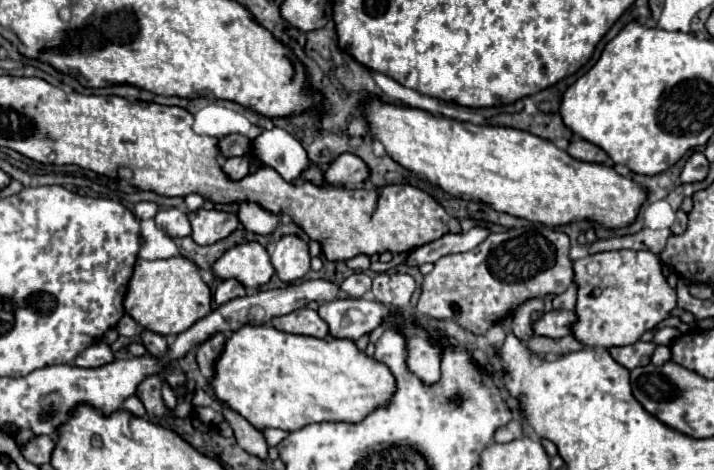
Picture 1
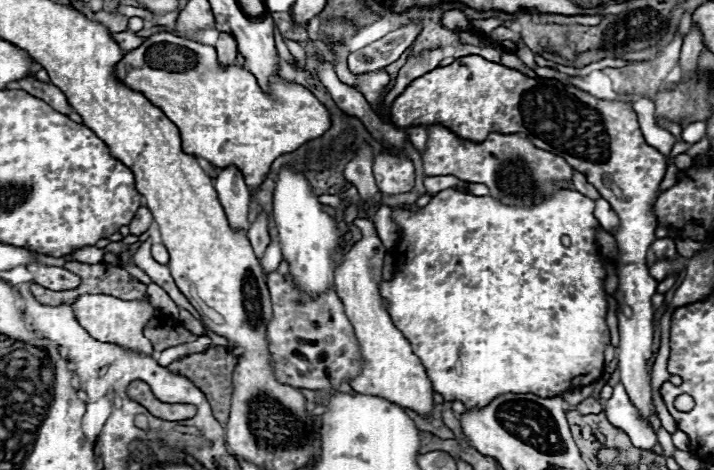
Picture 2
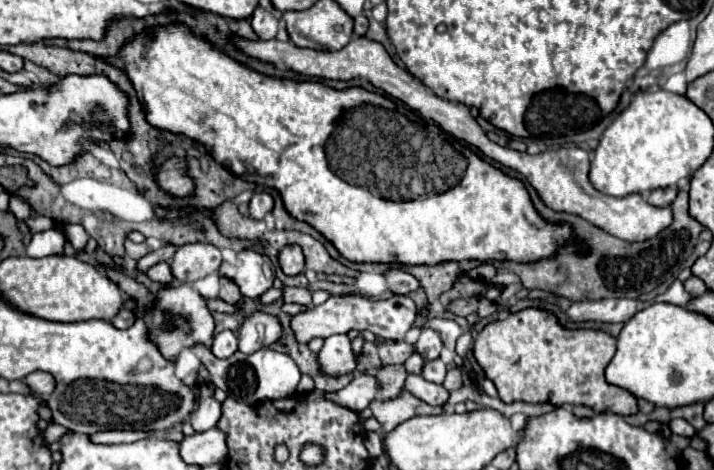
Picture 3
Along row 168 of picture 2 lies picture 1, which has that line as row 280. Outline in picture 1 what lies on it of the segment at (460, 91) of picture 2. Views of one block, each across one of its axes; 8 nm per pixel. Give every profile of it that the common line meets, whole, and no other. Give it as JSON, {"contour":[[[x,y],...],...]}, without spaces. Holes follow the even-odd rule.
{"contour":[[[612,250],[588,254],[574,262],[574,280],[578,284],[578,324],[574,324],[574,336],[586,346],[628,346],[640,340],[640,336],[660,324],[676,308],[676,290],[672,290],[662,274],[660,258],[646,250]]]}

